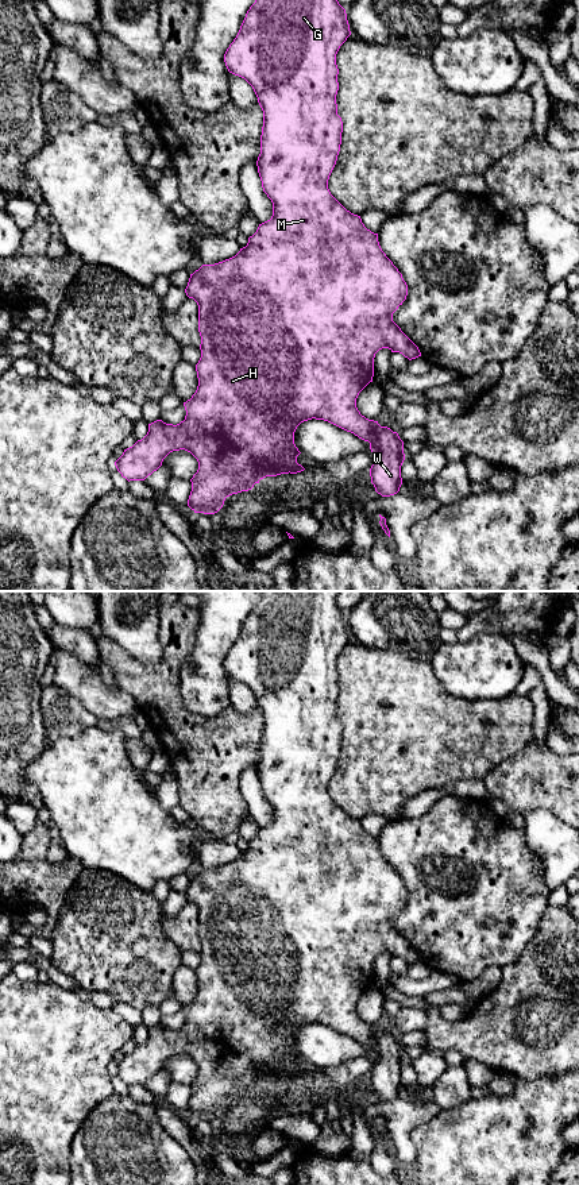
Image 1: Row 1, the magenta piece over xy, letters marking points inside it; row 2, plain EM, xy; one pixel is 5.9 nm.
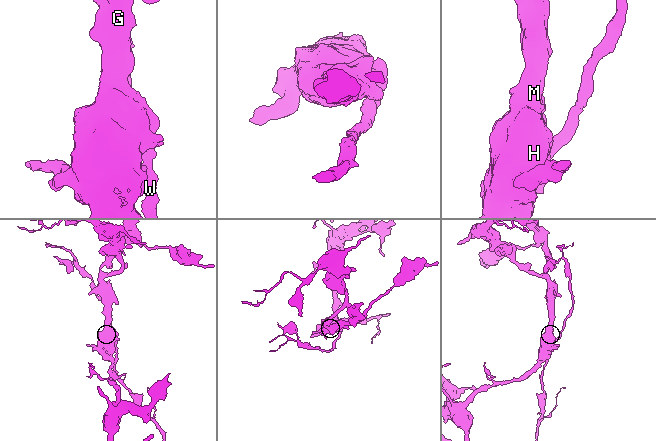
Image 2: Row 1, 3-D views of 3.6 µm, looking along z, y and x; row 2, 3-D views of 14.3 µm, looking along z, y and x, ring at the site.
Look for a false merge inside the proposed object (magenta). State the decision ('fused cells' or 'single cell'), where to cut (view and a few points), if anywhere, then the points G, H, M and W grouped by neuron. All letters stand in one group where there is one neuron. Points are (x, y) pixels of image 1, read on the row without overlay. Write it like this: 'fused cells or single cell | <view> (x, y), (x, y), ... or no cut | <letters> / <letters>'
fused cells | xy (378, 1029), (375, 1039), (369, 1046) | G H M / W

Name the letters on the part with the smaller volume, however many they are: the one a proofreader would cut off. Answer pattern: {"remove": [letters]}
{"remove": ["W"]}

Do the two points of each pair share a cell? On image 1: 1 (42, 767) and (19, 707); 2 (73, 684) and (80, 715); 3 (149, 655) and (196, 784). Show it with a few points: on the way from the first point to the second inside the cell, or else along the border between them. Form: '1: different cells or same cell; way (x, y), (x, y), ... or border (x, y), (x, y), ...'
1: different cells; border (47, 741), (45, 748), (24, 768), (23, 784)
2: different cells; border (53, 682), (99, 718)
3: different cells; border (157, 633), (162, 648), (162, 657), (147, 666)

